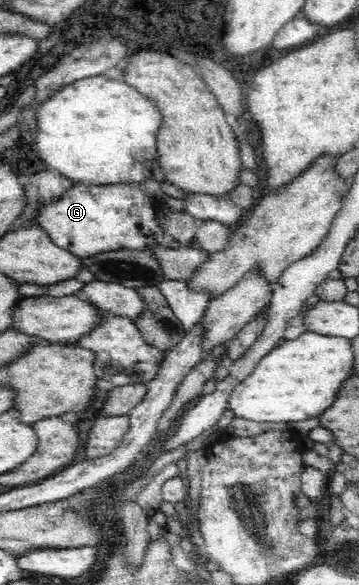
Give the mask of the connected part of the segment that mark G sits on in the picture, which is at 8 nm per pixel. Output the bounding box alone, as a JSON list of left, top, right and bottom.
[35,183,164,258]

